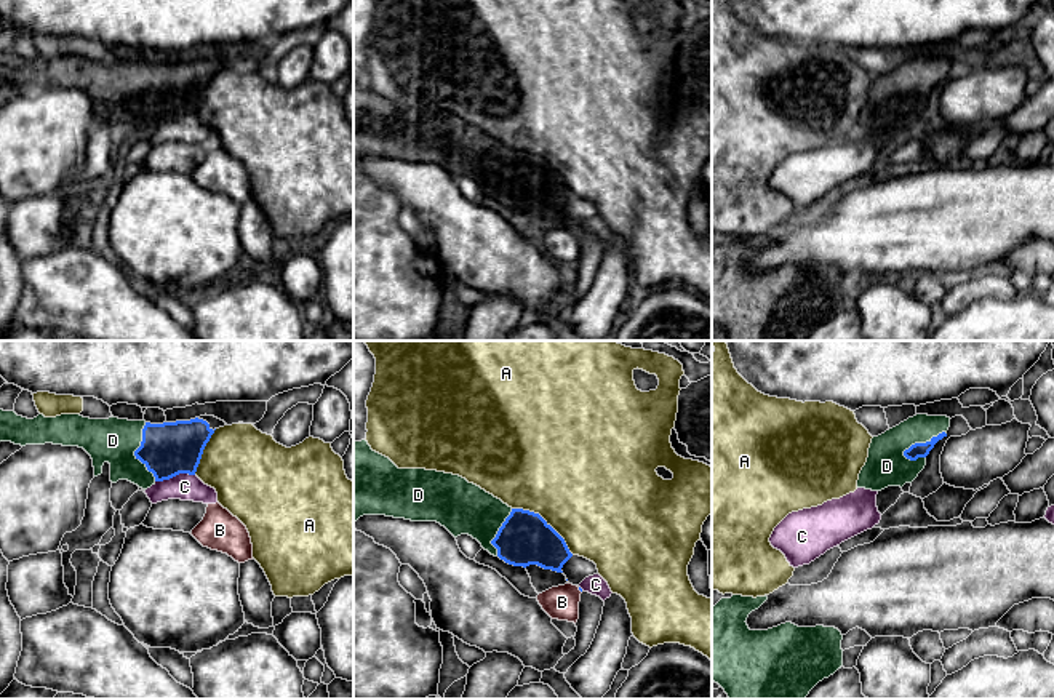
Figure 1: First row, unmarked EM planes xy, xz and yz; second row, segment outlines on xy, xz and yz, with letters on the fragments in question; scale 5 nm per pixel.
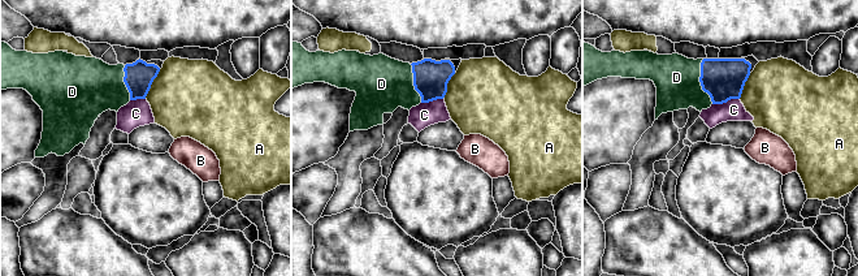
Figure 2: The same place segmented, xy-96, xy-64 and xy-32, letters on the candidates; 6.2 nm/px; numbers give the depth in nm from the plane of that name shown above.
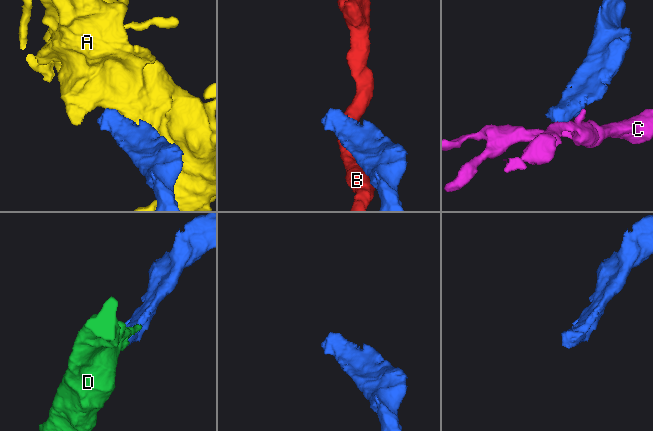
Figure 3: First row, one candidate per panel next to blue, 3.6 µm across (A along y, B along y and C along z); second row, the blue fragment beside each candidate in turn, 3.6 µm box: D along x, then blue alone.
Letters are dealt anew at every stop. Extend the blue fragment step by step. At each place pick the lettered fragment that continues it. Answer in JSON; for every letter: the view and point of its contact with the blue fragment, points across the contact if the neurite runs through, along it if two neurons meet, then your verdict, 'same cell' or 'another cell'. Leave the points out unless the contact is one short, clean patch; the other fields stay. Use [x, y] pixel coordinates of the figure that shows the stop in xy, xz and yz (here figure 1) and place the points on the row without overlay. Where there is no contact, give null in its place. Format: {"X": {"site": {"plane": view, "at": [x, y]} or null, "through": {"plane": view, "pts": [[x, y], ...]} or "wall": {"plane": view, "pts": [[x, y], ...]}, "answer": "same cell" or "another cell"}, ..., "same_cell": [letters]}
{"A": {"site": {"plane": "xz", "at": [546, 163]}, "answer": "another cell"}, "B": {"site": {"plane": "xz", "at": [579, 231]}, "answer": "another cell"}, "C": {"site": {"plane": "xy", "at": [175, 117]}, "answer": "another cell"}, "D": {"site": {"plane": "yz", "at": [923, 85]}, "answer": "same cell"}, "same_cell": ["D"]}

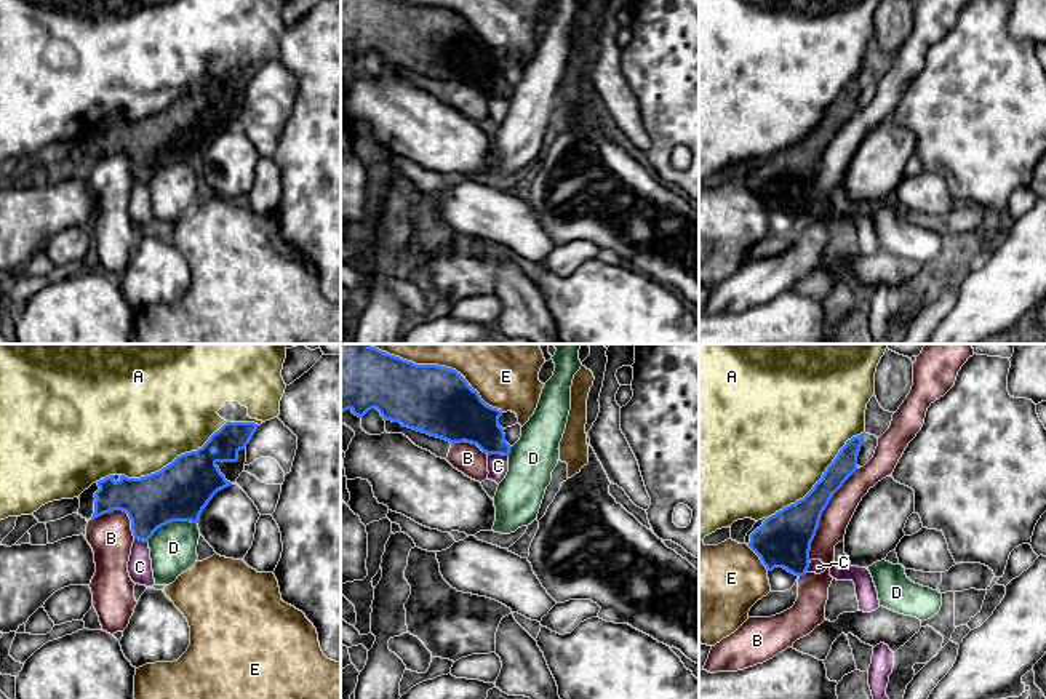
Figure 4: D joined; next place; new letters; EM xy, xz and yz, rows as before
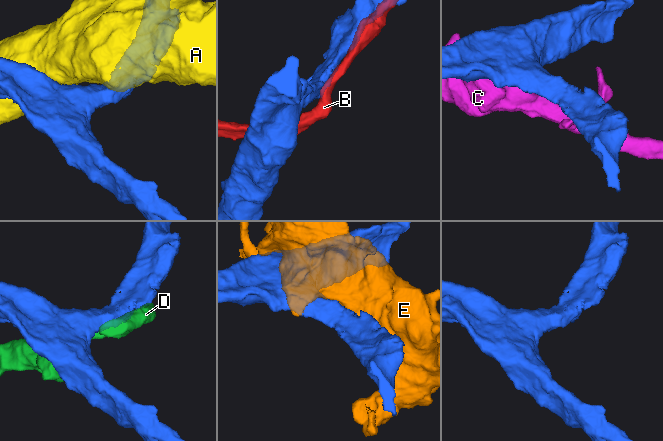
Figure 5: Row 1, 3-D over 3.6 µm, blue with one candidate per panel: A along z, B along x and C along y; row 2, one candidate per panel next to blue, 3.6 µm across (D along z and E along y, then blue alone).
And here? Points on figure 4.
{"A": {"site": {"plane": "yz", "at": [821, 120]}, "answer": "another cell"}, "B": {"site": {"plane": "yz", "at": [821, 157]}, "answer": "another cell"}, "C": {"site": {"plane": "xz", "at": [498, 95]}, "wall": {"plane": "xz", "pts": [[507, 96], [488, 98]]}, "answer": "another cell"}, "D": {"site": {"plane": "xy", "at": [171, 163]}, "wall": {"plane": "xy", "pts": [[197, 163], [168, 163], [147, 183]]}, "answer": "another cell"}, "E": {"site": {"plane": "xz", "at": [485, 45]}, "answer": "another cell"}, "same_cell": []}

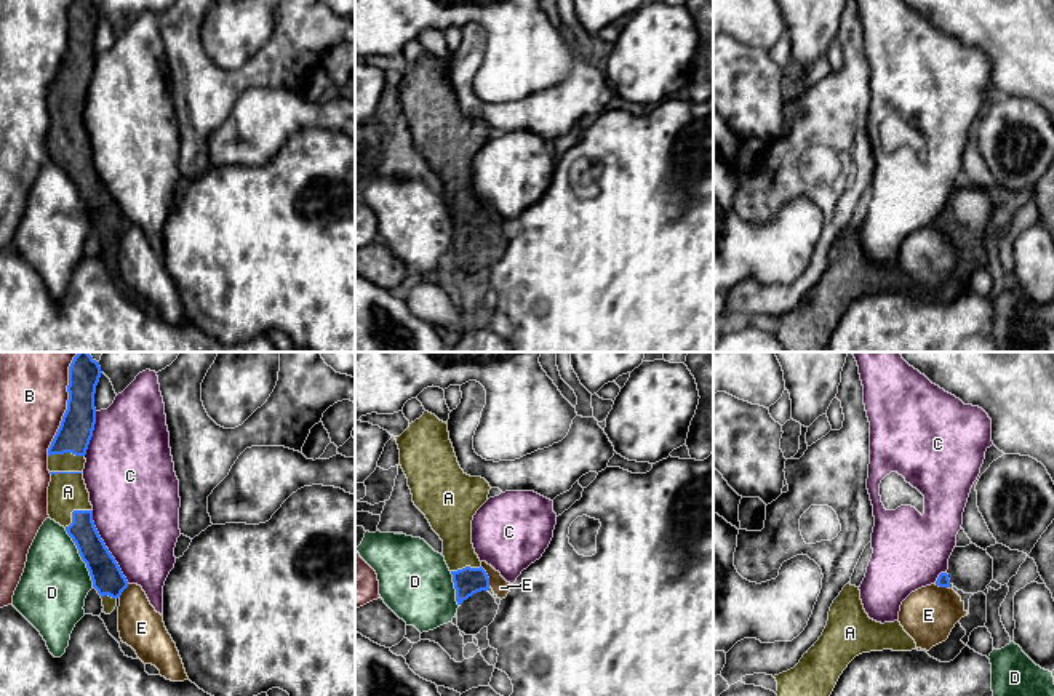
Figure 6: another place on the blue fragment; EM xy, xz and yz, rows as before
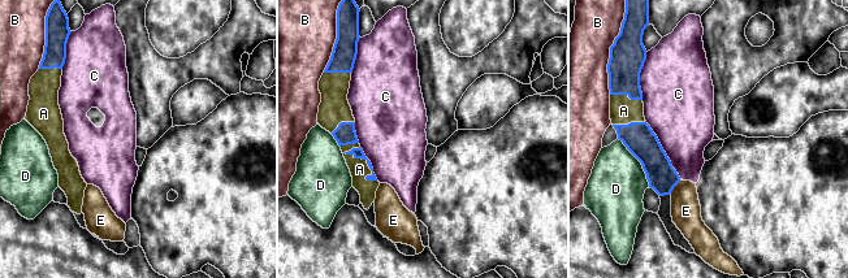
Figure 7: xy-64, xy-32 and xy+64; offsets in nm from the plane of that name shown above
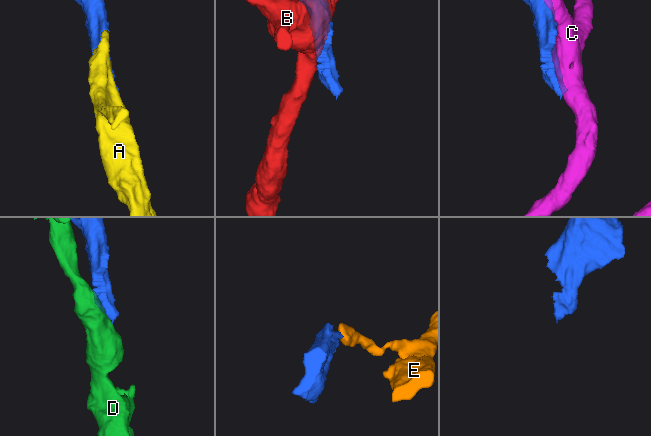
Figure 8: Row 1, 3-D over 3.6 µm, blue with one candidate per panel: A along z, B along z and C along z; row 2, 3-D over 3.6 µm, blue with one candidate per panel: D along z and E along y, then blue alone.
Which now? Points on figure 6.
{"A": {"site": {"plane": "xy", "at": [74, 152]}, "answer": "same cell"}, "B": {"site": {"plane": "xy", "at": [67, 48]}, "answer": "another cell"}, "C": {"site": {"plane": "xy", "at": [106, 189]}, "answer": "another cell"}, "D": {"site": {"plane": "xy", "at": [80, 197]}, "wall": {"plane": "xy", "pts": [[64, 170], [85, 205], [93, 228]]}, "answer": "another cell"}, "E": {"site": {"plane": "xz", "at": [487, 218]}, "wall": {"plane": "xz", "pts": [[480, 208], [490, 228]]}, "answer": "another cell"}, "same_cell": ["A"]}

